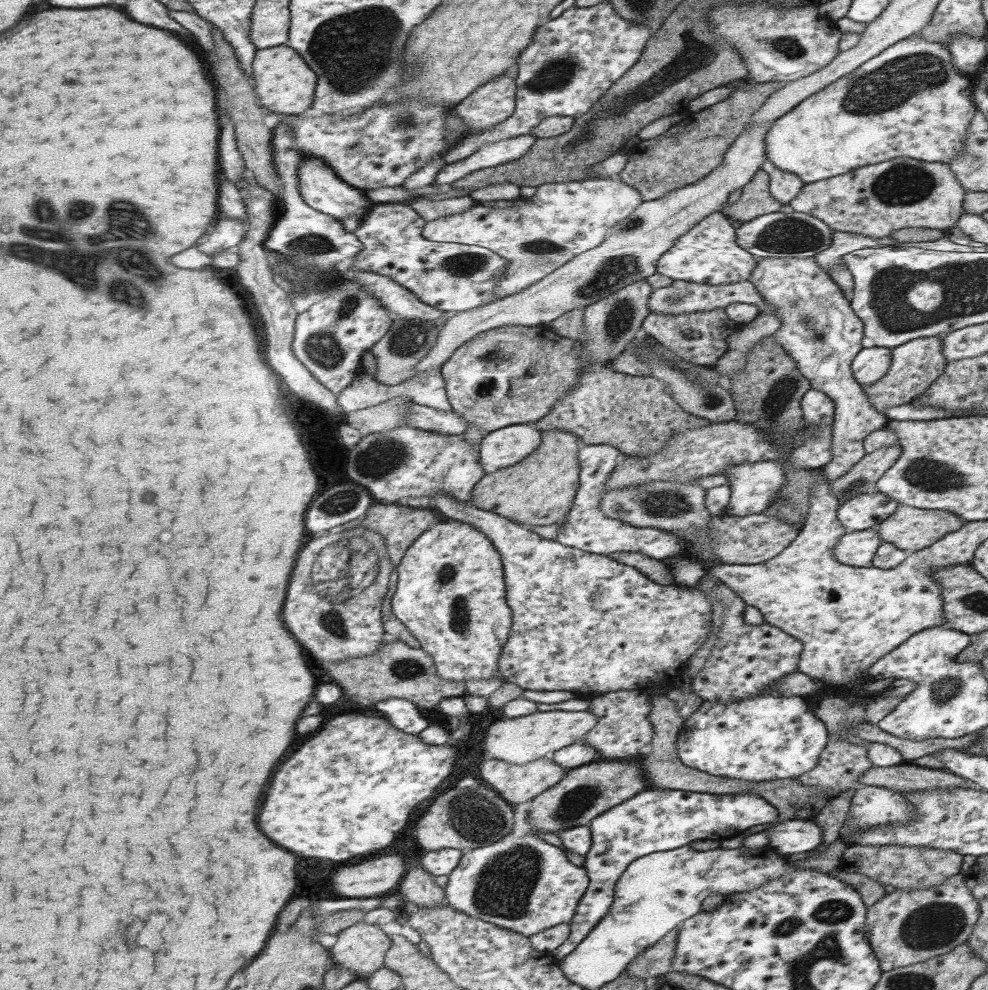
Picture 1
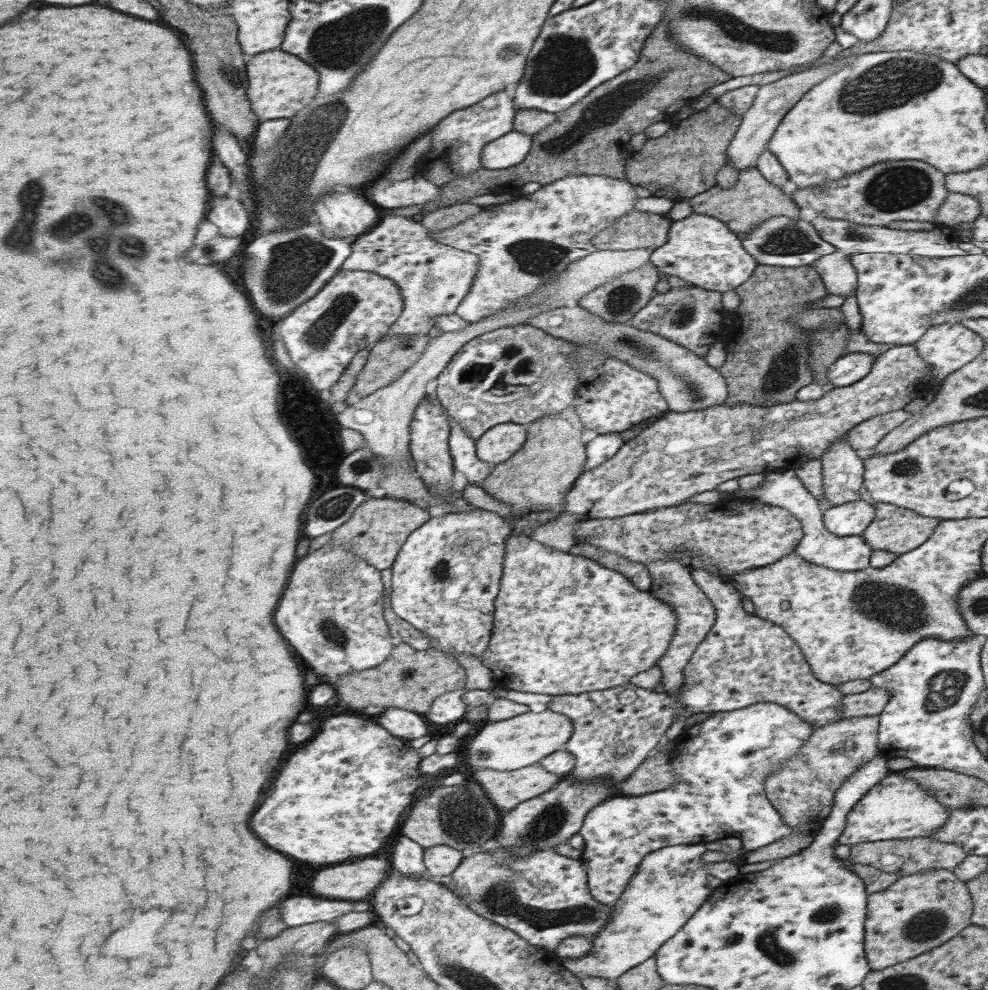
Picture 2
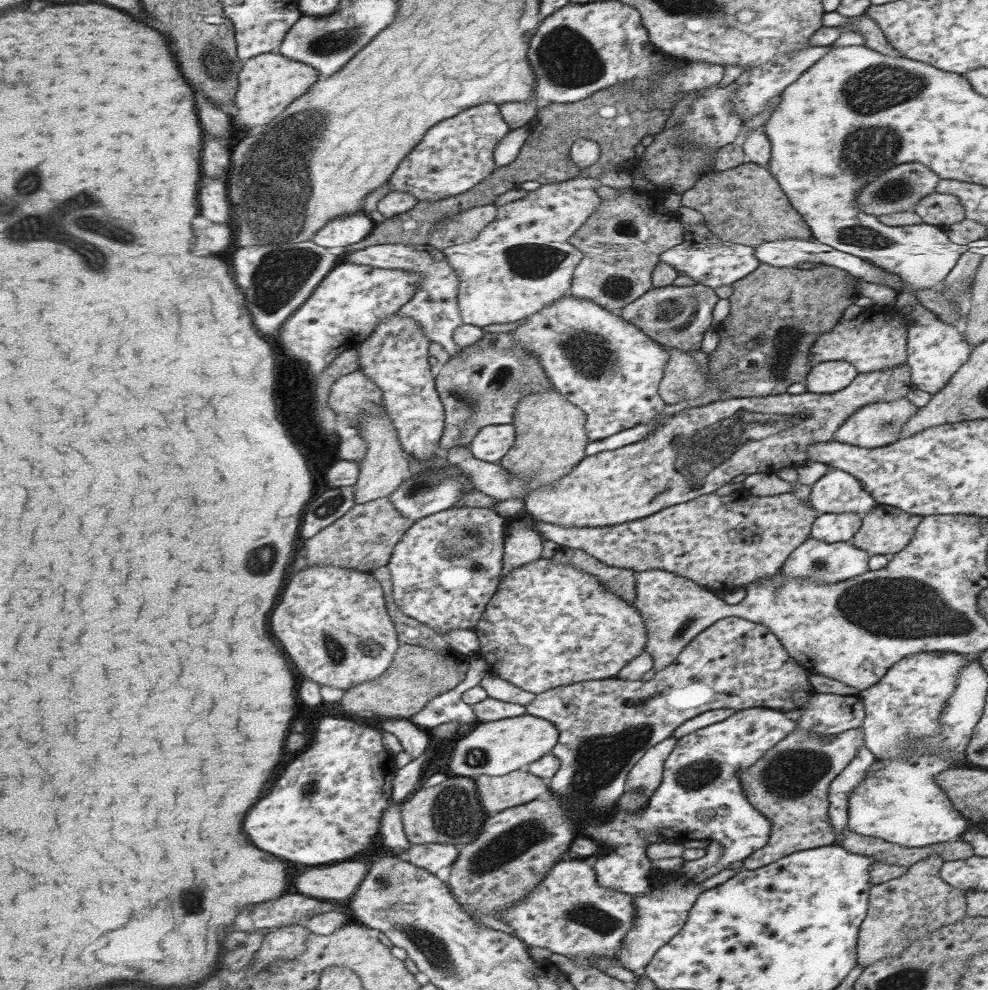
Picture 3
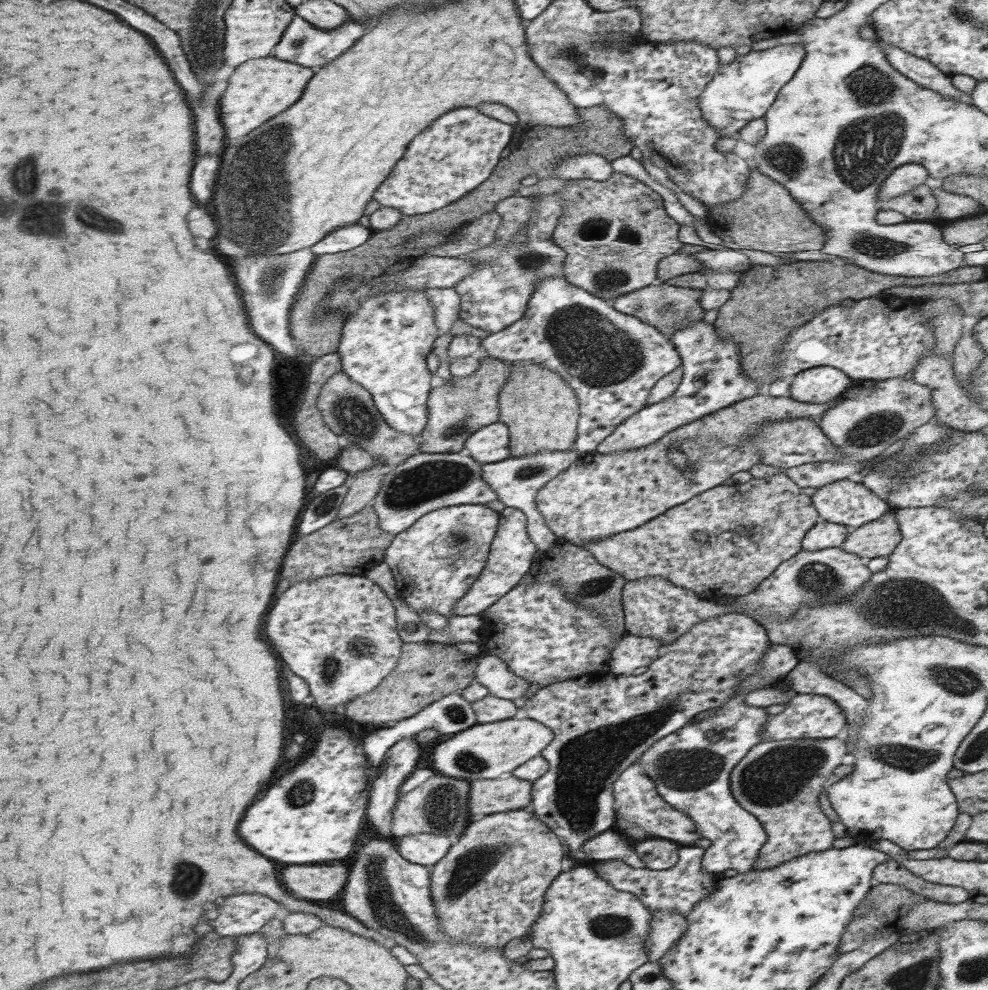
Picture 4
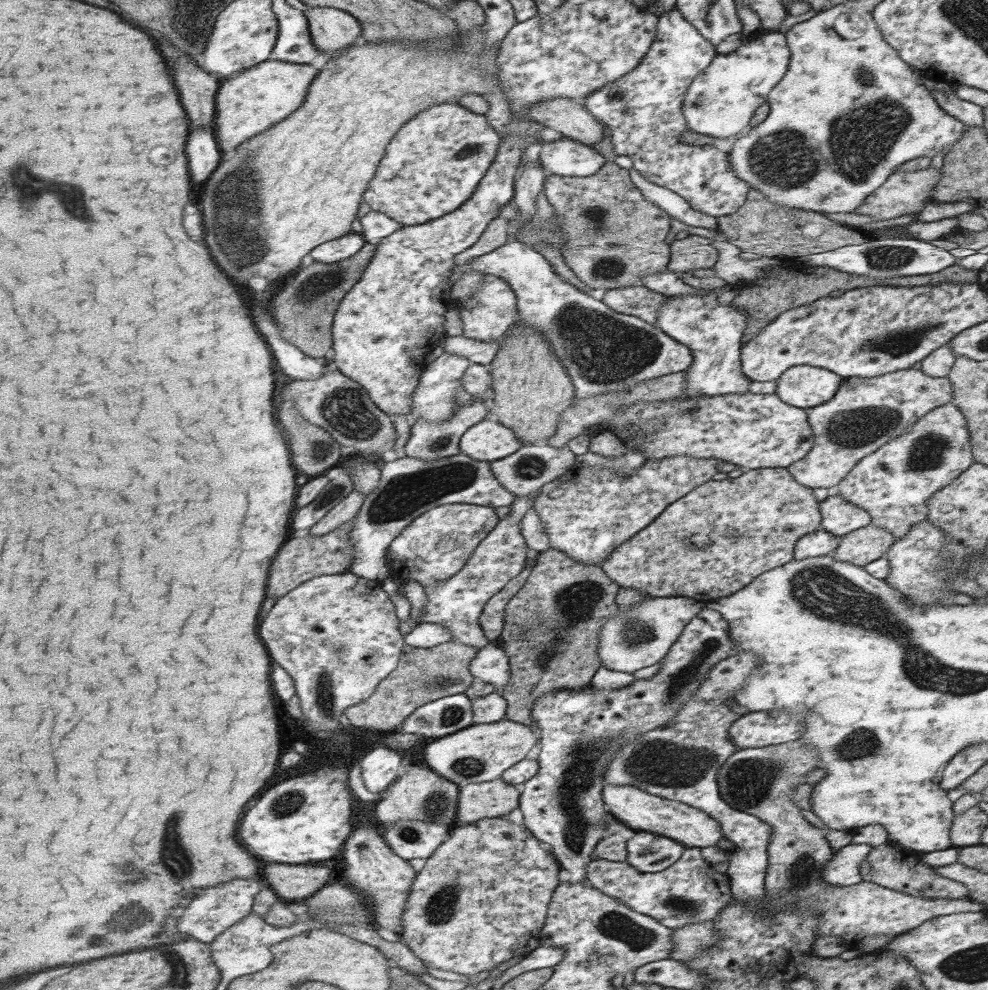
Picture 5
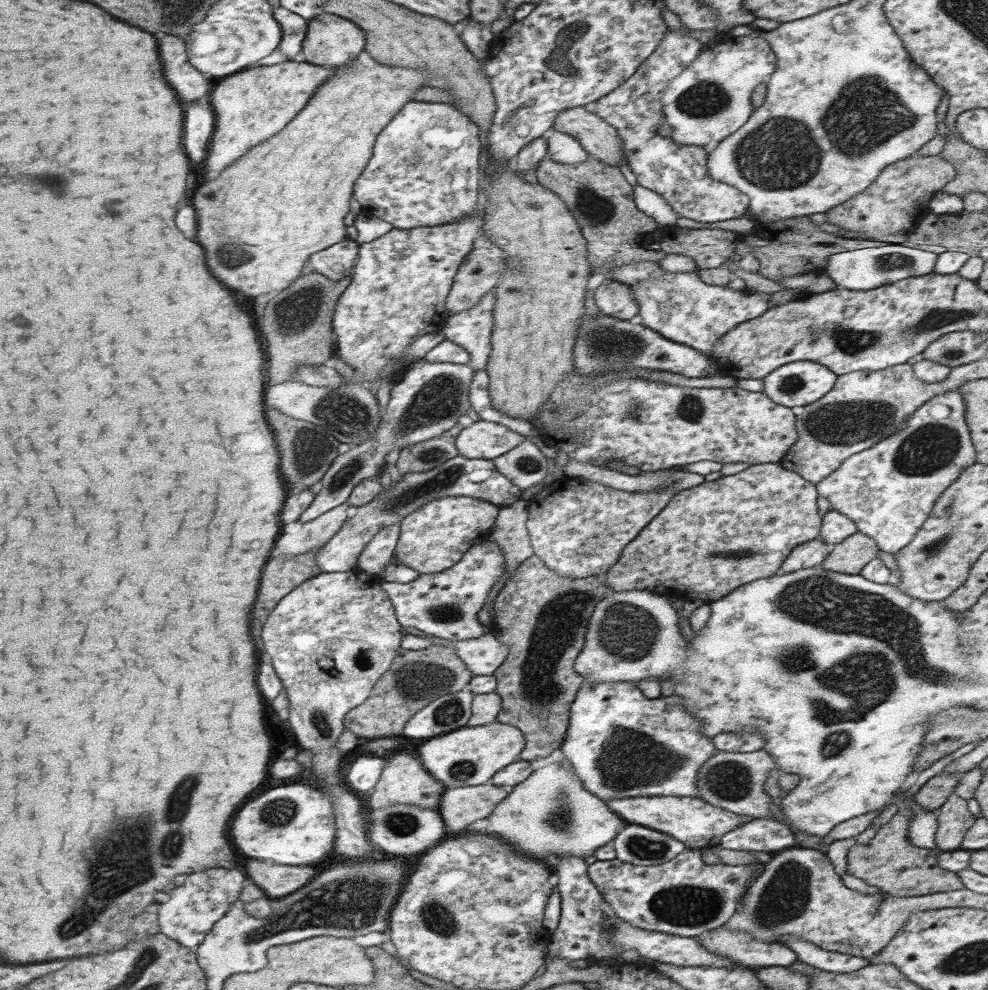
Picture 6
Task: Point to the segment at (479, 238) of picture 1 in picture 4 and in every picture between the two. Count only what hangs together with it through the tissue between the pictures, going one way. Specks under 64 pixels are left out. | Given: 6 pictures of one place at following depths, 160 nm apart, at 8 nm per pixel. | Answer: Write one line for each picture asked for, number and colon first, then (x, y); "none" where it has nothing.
2: (522, 243)
3: (521, 262)
4: (494, 296)

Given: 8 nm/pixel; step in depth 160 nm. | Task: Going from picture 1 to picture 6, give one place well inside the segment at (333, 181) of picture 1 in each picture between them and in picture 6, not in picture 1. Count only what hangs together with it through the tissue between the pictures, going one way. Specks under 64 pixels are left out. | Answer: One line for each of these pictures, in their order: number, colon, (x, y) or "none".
2: (346, 214)
3: (348, 230)
4: (346, 238)
5: (340, 249)
6: (338, 261)

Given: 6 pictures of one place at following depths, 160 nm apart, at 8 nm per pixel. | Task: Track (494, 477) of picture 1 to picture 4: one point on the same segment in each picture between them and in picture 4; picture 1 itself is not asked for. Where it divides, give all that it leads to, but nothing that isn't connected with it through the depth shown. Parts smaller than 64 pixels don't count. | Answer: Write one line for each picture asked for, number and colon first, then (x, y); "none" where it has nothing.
2: (534, 482)
3: (551, 439)
4: (542, 412)

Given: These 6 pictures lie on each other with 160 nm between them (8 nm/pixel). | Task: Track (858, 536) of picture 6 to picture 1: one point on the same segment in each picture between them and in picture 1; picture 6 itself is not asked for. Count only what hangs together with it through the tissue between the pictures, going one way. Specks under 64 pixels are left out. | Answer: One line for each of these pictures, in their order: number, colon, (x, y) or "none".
1: (910, 529)
2: (895, 529)
3: (884, 530)
4: (878, 538)
5: (864, 545)

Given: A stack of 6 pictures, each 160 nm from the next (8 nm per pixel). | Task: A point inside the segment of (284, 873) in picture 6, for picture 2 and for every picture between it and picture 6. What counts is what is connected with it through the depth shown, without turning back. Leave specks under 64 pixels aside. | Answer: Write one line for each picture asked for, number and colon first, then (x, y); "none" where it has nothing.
2: (358, 881)
3: (338, 882)
4: (312, 882)
5: (295, 883)

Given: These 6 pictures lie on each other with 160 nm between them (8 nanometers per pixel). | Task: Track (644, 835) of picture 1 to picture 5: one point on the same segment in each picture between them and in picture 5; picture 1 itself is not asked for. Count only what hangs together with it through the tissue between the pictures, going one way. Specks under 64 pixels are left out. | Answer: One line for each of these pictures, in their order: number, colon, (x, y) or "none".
2: (721, 764)
3: (700, 797)
4: (690, 768)
5: (679, 761)

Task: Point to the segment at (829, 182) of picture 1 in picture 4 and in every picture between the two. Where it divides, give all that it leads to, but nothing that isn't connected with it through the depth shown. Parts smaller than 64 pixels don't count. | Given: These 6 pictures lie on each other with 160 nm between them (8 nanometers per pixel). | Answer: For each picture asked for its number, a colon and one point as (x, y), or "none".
2: (890, 191)
3: (899, 189)
4: (901, 180)

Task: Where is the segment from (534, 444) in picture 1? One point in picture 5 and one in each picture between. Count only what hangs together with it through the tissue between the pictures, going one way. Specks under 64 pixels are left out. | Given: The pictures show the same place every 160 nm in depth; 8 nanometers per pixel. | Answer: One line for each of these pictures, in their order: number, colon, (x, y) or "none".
2: (499, 444)
3: (492, 443)
4: (491, 443)
5: (489, 440)

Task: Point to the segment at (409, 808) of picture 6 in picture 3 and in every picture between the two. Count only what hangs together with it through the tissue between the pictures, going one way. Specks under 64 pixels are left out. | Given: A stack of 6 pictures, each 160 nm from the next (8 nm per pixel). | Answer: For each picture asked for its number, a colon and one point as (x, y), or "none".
3: (433, 856)
4: (427, 849)
5: (411, 839)

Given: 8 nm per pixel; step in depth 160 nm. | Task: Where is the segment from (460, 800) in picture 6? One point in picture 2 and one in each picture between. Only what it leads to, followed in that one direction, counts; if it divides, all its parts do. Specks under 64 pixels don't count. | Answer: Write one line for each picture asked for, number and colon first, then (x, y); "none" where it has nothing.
2: (506, 790)
3: (512, 789)
4: (488, 796)
5: (491, 799)

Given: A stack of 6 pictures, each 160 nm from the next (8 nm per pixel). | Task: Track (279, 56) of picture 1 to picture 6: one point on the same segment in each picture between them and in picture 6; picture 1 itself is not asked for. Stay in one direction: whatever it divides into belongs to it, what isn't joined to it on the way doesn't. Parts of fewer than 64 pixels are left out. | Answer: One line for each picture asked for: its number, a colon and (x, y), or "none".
2: (281, 84)
3: (269, 83)
4: (263, 88)
5: (252, 101)
6: (250, 107)

